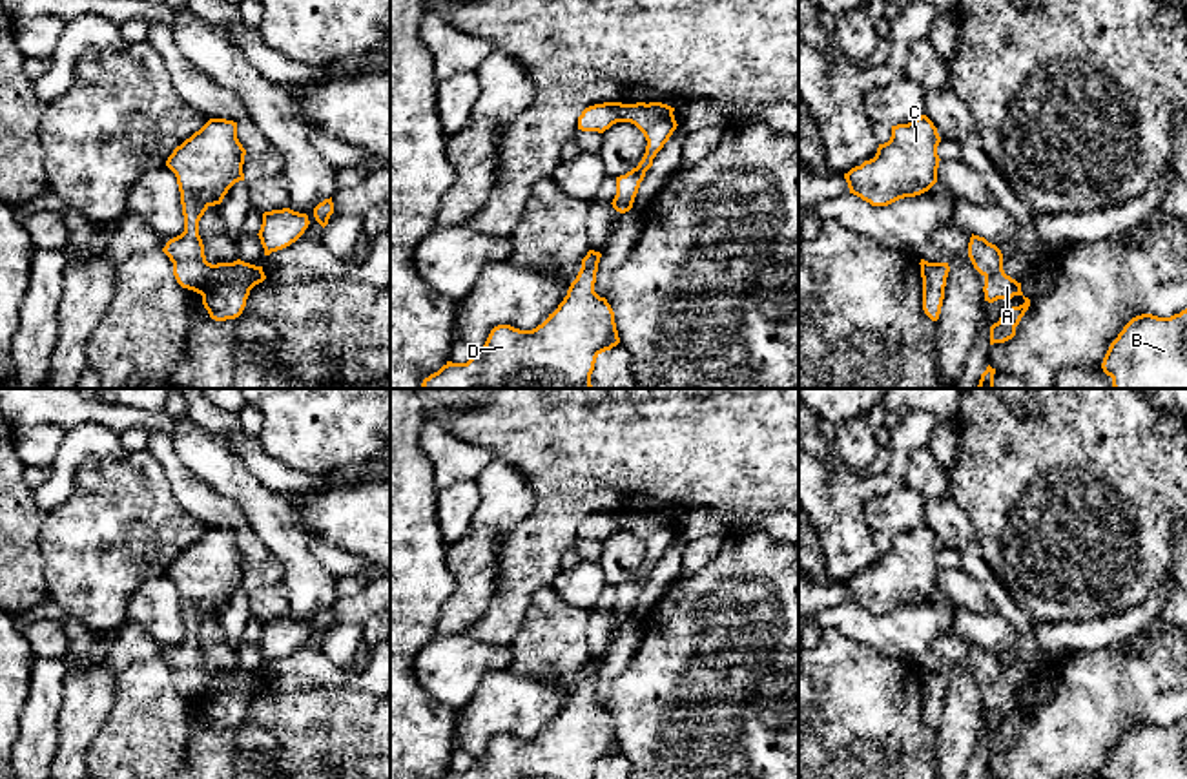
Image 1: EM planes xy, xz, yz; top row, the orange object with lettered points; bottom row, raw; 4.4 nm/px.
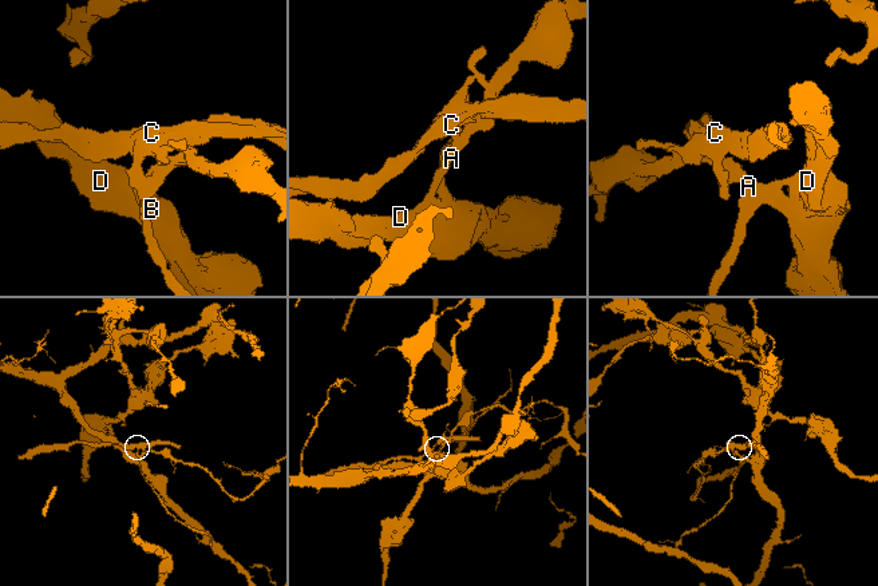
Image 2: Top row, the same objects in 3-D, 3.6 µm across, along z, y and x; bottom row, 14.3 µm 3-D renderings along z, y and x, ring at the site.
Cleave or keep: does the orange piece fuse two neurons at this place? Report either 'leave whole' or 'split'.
split

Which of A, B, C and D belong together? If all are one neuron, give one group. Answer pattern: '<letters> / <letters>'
A B D / C

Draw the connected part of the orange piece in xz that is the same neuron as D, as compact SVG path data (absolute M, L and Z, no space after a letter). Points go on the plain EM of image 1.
M589 659L567 704L532 739L498 733L467 772L439 779L594 779L596 766L620 752L614 721L594 701L602 662Z

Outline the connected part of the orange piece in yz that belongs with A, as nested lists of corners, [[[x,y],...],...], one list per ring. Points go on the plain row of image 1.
[[[972,642],[968,666],[974,677],[985,686],[985,710],[994,711],[997,708],[1012,708],[1014,704],[1025,708],[1023,713],[1012,715],[990,735],[990,753],[1005,752],[1016,744],[1016,735],[1028,719],[1030,708],[1023,704],[1021,691],[1005,682],[1003,662],[996,653]]]

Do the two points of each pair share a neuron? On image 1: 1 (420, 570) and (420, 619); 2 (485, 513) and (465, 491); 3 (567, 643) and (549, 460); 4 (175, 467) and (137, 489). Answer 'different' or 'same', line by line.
1: same
2: different
3: different
4: different

